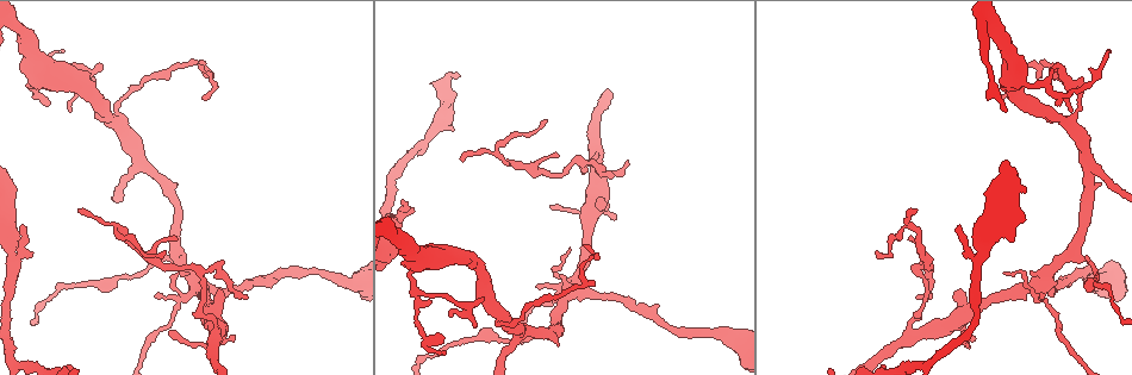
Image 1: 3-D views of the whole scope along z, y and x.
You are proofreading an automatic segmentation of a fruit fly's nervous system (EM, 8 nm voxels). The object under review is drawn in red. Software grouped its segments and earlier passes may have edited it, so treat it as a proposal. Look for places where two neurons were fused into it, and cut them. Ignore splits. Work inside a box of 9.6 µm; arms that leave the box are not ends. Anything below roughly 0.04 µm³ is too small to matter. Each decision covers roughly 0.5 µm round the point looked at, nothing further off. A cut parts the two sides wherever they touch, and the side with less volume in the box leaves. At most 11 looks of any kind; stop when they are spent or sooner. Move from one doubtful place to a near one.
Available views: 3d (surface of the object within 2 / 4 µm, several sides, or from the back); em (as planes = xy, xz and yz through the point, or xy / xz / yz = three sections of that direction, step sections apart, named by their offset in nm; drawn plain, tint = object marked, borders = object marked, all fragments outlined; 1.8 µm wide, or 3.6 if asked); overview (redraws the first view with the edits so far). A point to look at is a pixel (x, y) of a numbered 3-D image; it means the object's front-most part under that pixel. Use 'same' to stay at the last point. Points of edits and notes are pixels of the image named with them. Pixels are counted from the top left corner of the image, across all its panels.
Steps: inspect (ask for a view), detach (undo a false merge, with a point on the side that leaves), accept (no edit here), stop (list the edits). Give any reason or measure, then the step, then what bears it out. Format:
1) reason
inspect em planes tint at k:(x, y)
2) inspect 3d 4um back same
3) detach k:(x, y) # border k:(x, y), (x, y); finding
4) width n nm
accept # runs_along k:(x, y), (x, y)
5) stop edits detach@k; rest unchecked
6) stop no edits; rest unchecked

narrows sharply
inspect 3d 2um at 1:(140, 83)

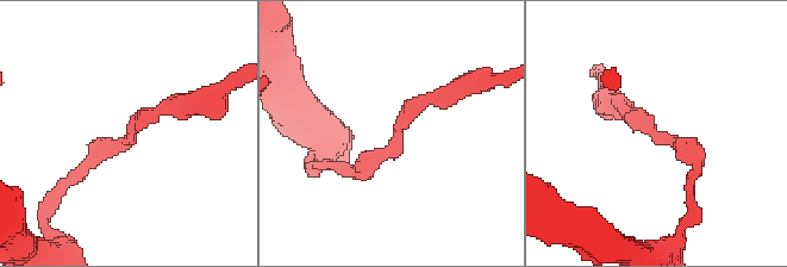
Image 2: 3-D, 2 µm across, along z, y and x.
inspect em xz step 4 tint at 2:(656, 137)

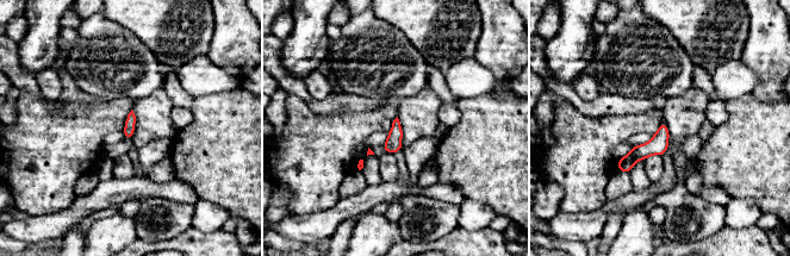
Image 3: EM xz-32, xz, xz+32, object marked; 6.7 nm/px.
cut it another way
inspect em planes borders same

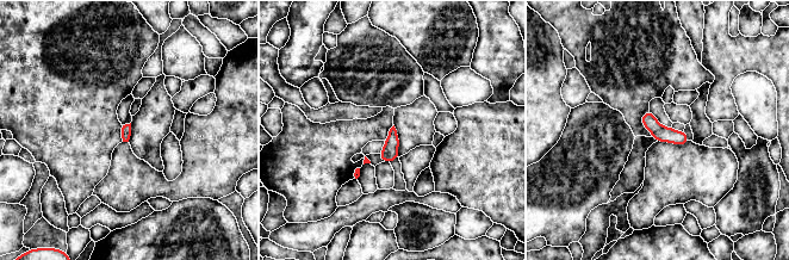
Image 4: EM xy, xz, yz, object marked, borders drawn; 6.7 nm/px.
accept # runs_along 4:(644, 119), (660, 134), (685, 138); continuous, no second neuron

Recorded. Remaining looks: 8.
abrupt turn
inspect 3d 4um at 1:(579, 290)

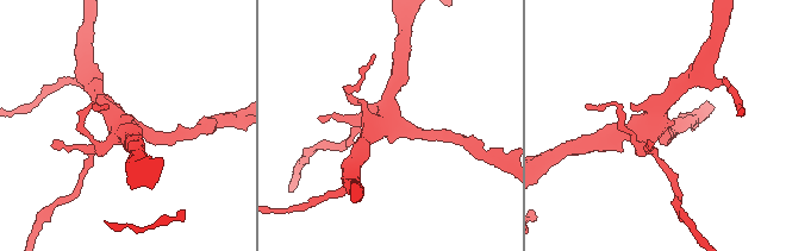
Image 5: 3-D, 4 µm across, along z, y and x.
inspect em 3.6um yz step 16 tint at 5:(121, 124)

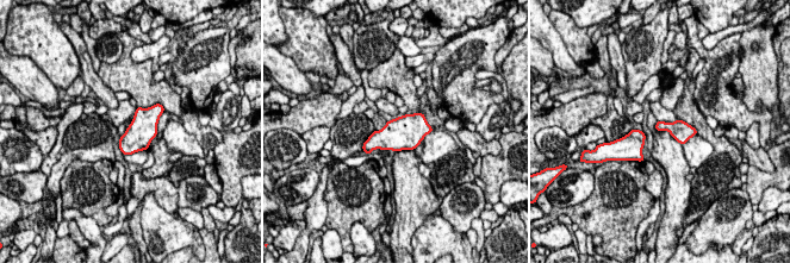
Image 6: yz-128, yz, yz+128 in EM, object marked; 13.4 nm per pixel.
another direction
inspect em 3.6um planes tint same

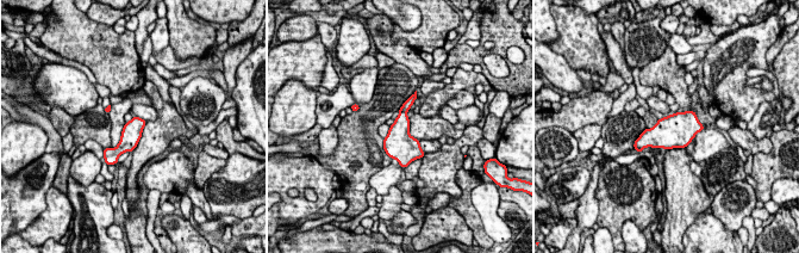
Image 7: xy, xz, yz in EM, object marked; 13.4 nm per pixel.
accept # all the same neuron

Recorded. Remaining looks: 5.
sudden change in width
inspect em xz step 8 tint at 1:(735, 339)

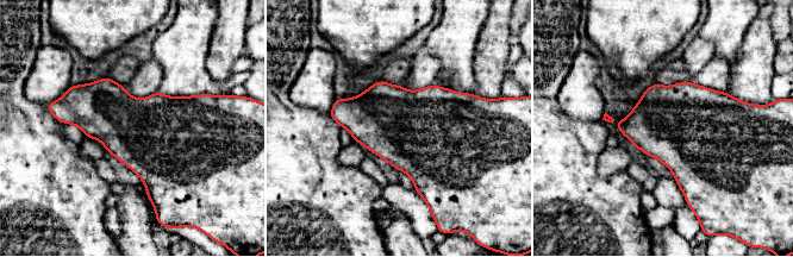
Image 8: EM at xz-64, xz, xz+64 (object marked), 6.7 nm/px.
inspect em planes borders same

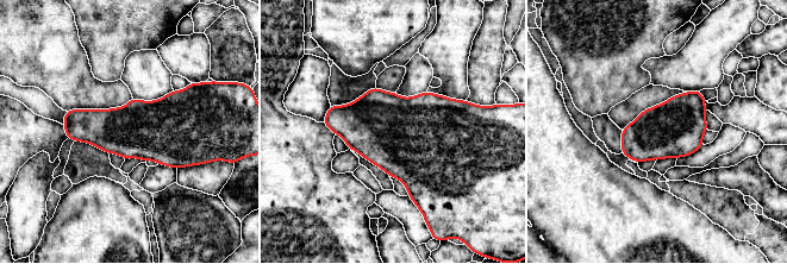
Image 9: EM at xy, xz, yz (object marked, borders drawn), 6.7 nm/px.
accept # continuous, no second neuron

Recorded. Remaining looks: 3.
abrupt turn
inspect 3d 2um at 1:(217, 336)

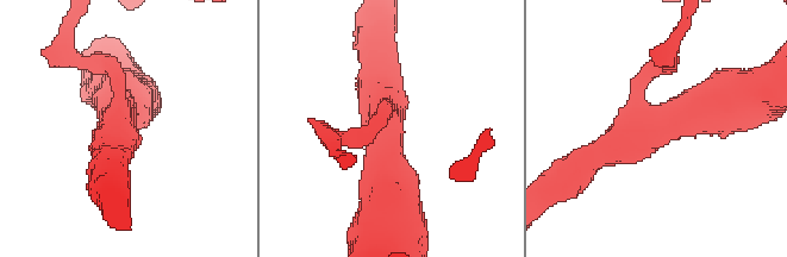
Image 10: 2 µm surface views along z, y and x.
arms 3; need the tissue
inspect em planes plain at 10:(118, 119)

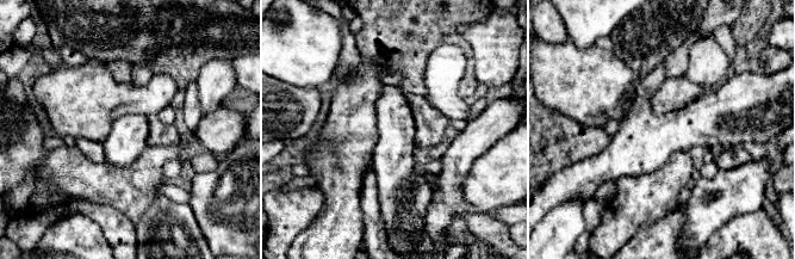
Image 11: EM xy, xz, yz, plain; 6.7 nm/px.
what lies round it
inspect em planes borders same

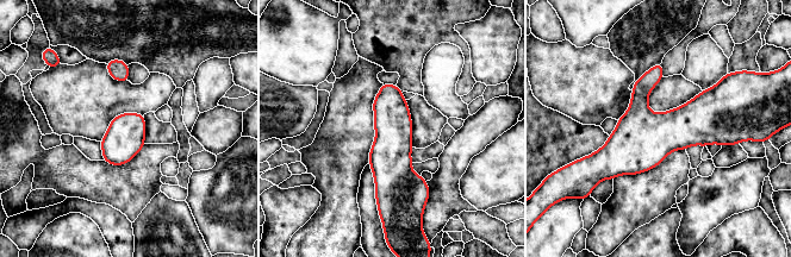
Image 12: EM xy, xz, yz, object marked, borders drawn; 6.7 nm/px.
accept # runs_along 12:(385, 86), (390, 95), (386, 200); one neuron here

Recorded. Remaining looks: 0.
stop no edits; rest unchecked

